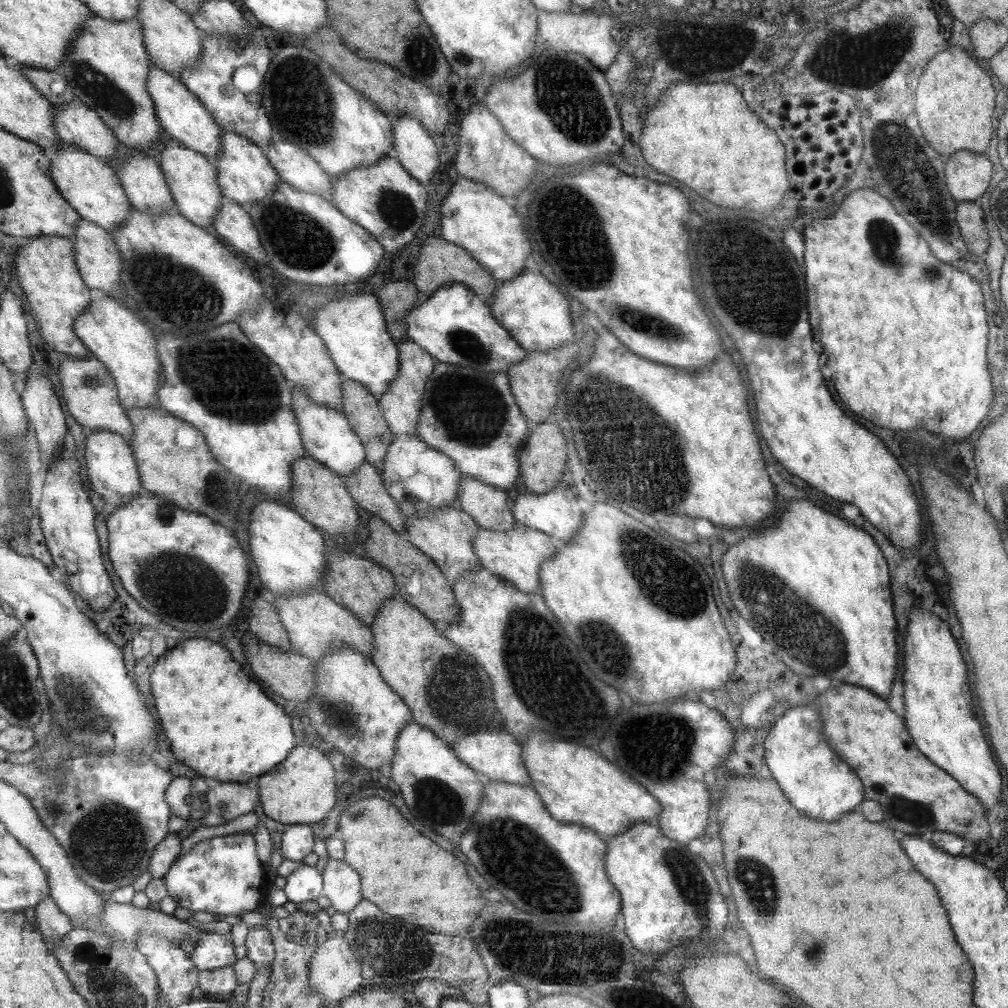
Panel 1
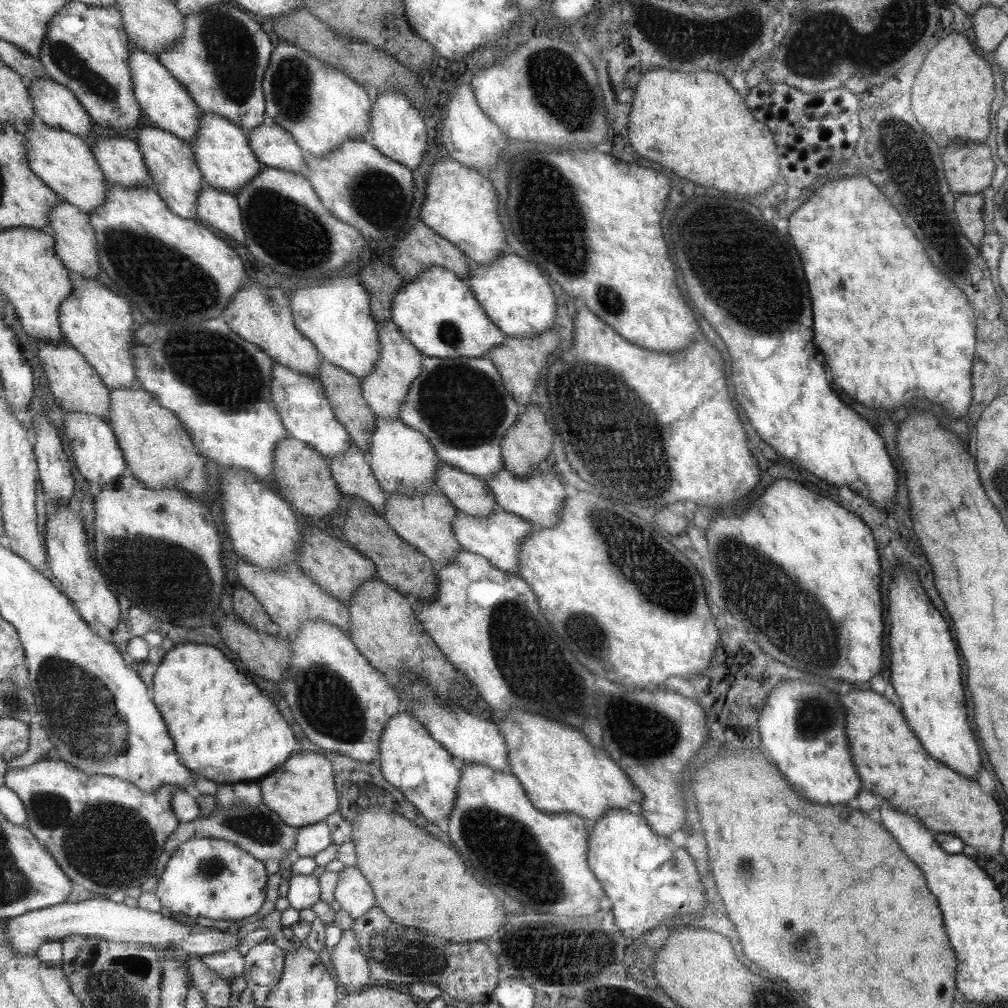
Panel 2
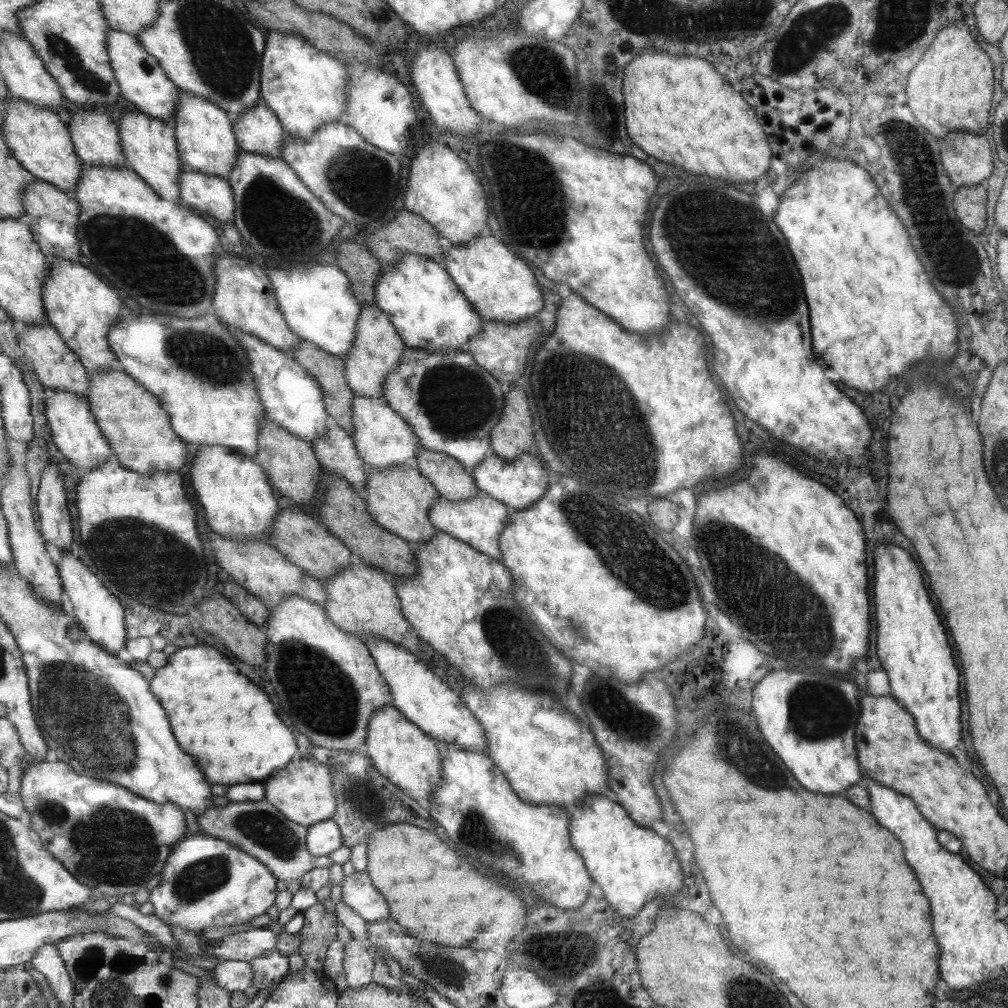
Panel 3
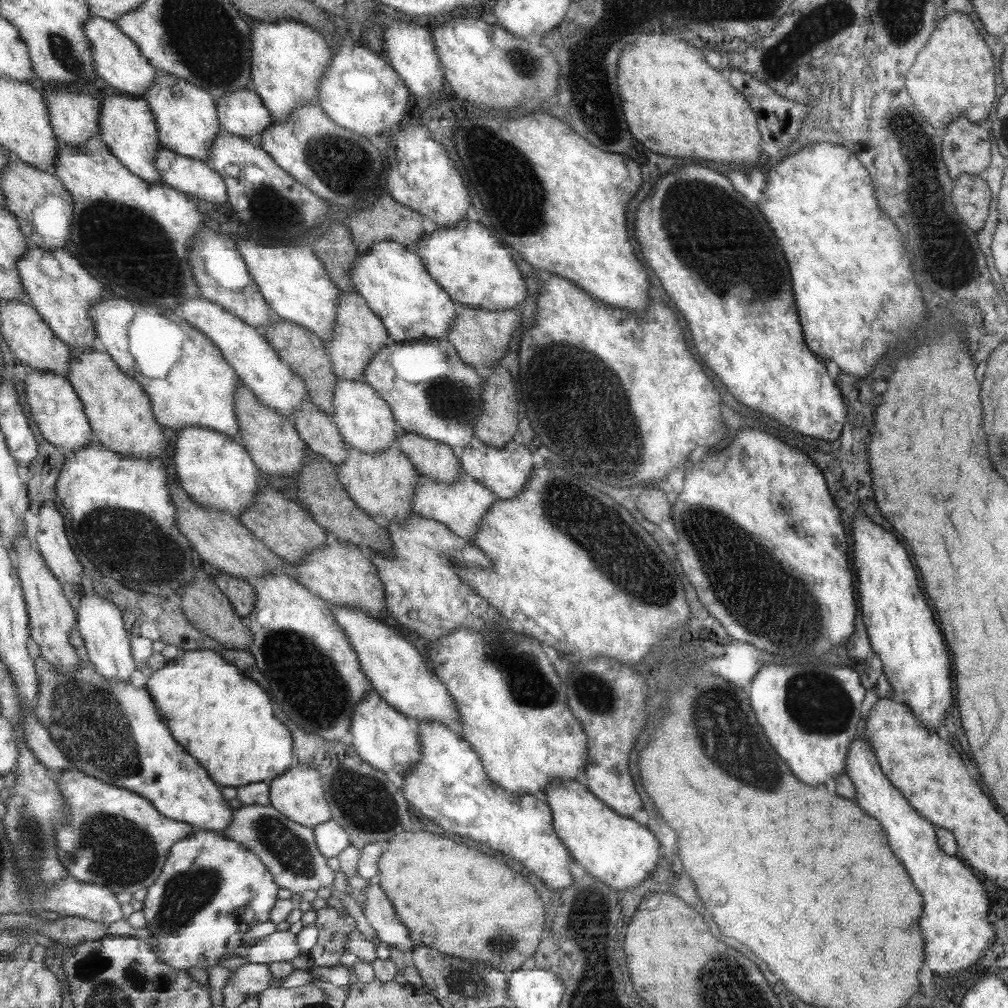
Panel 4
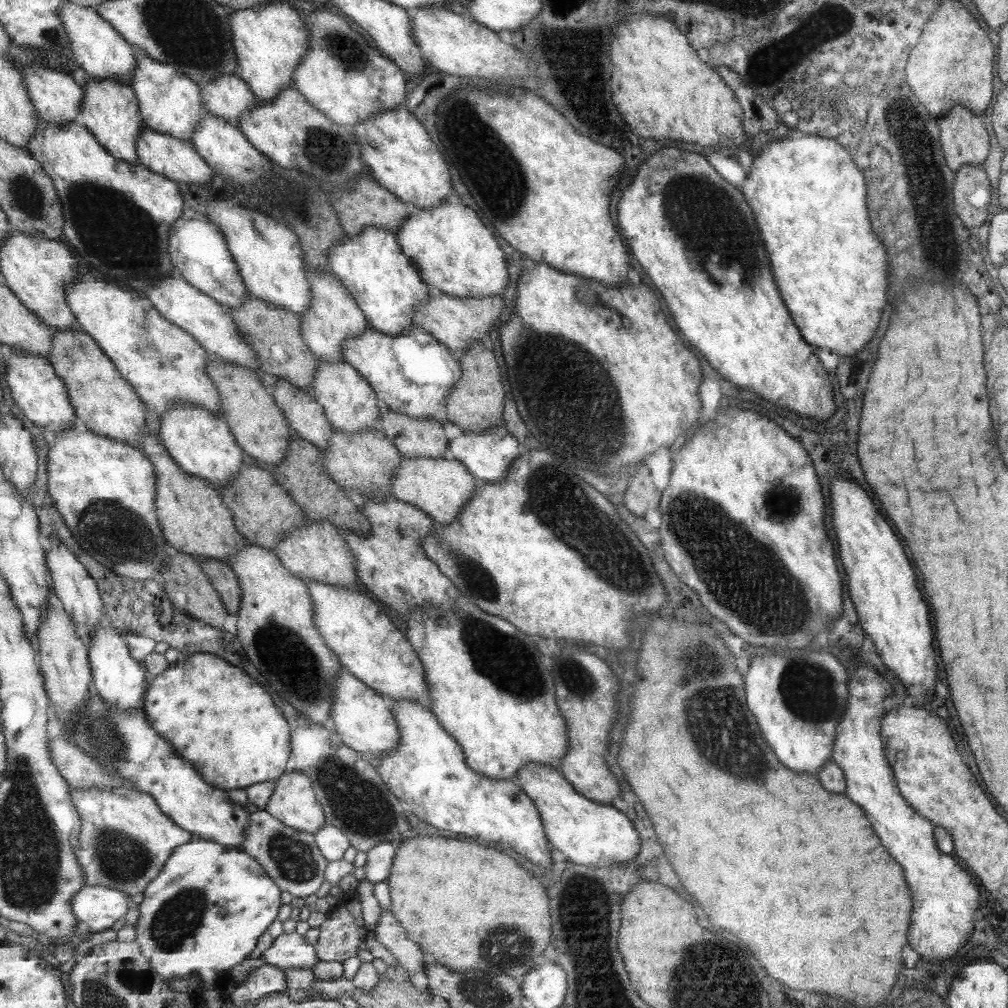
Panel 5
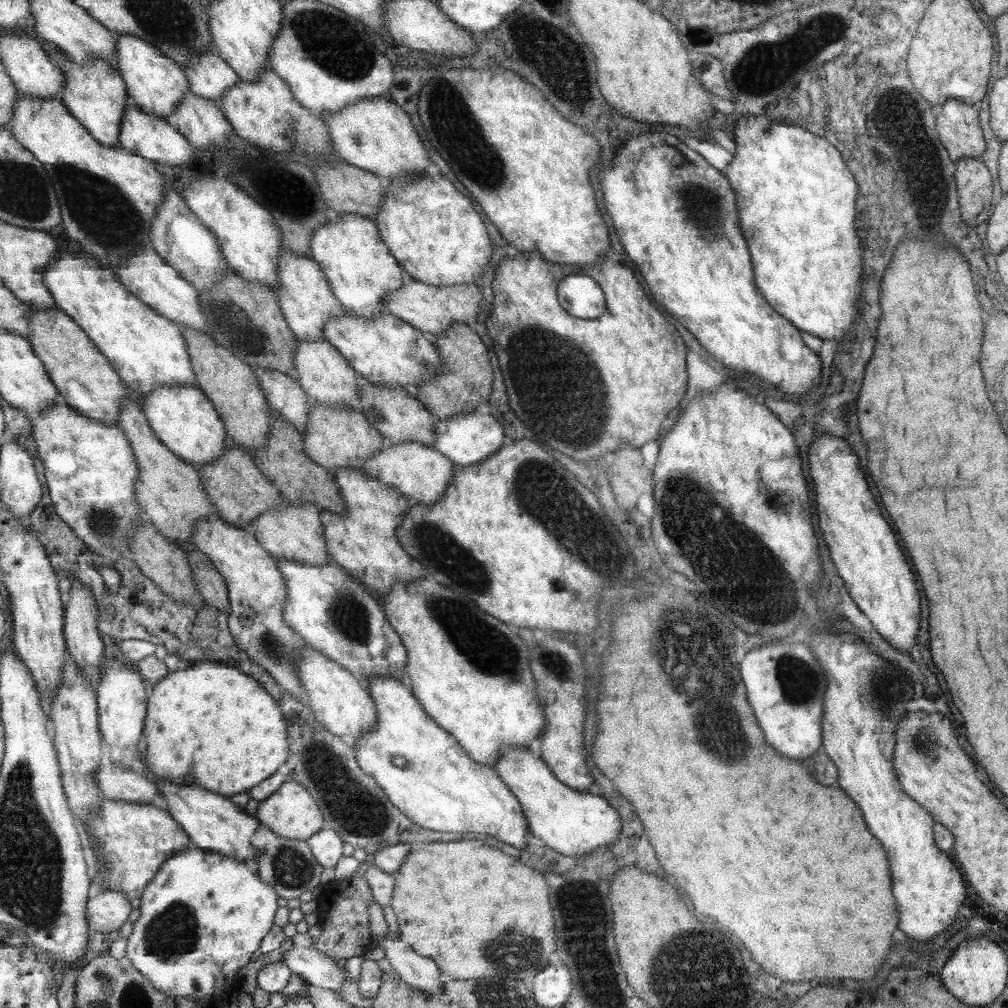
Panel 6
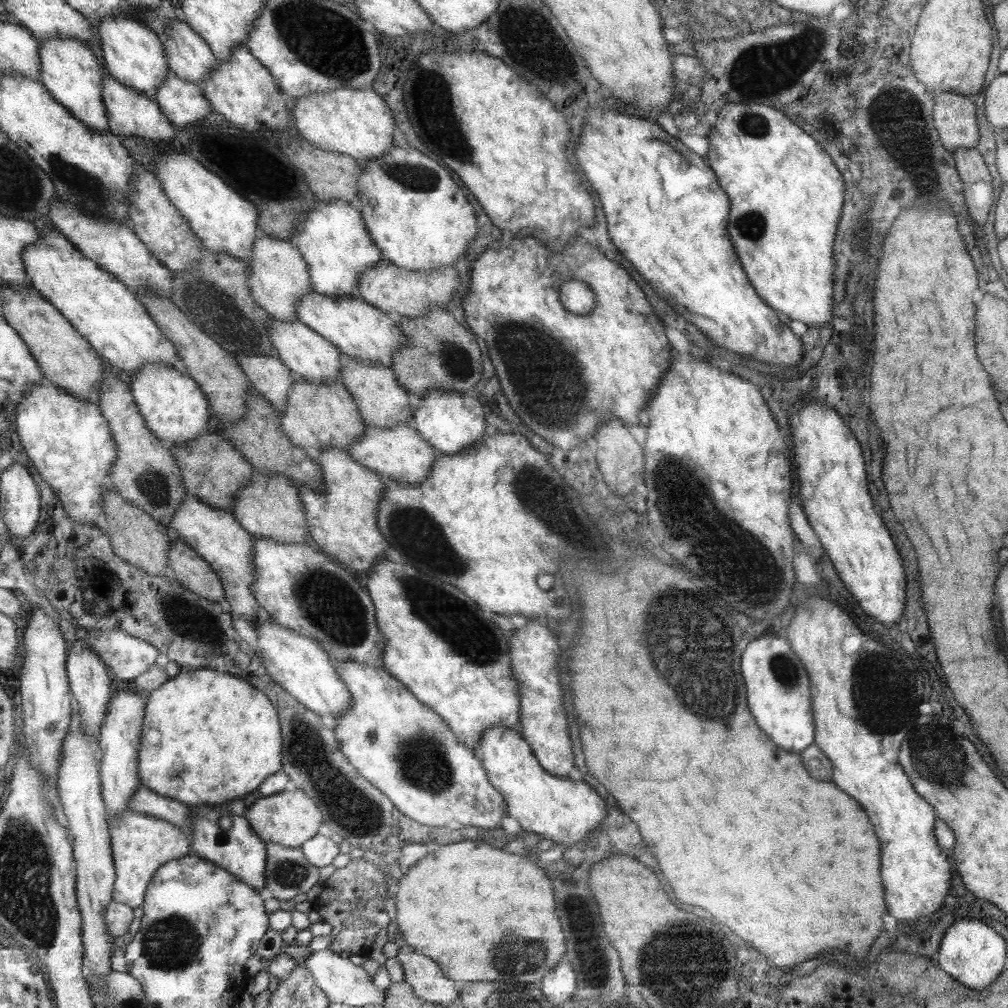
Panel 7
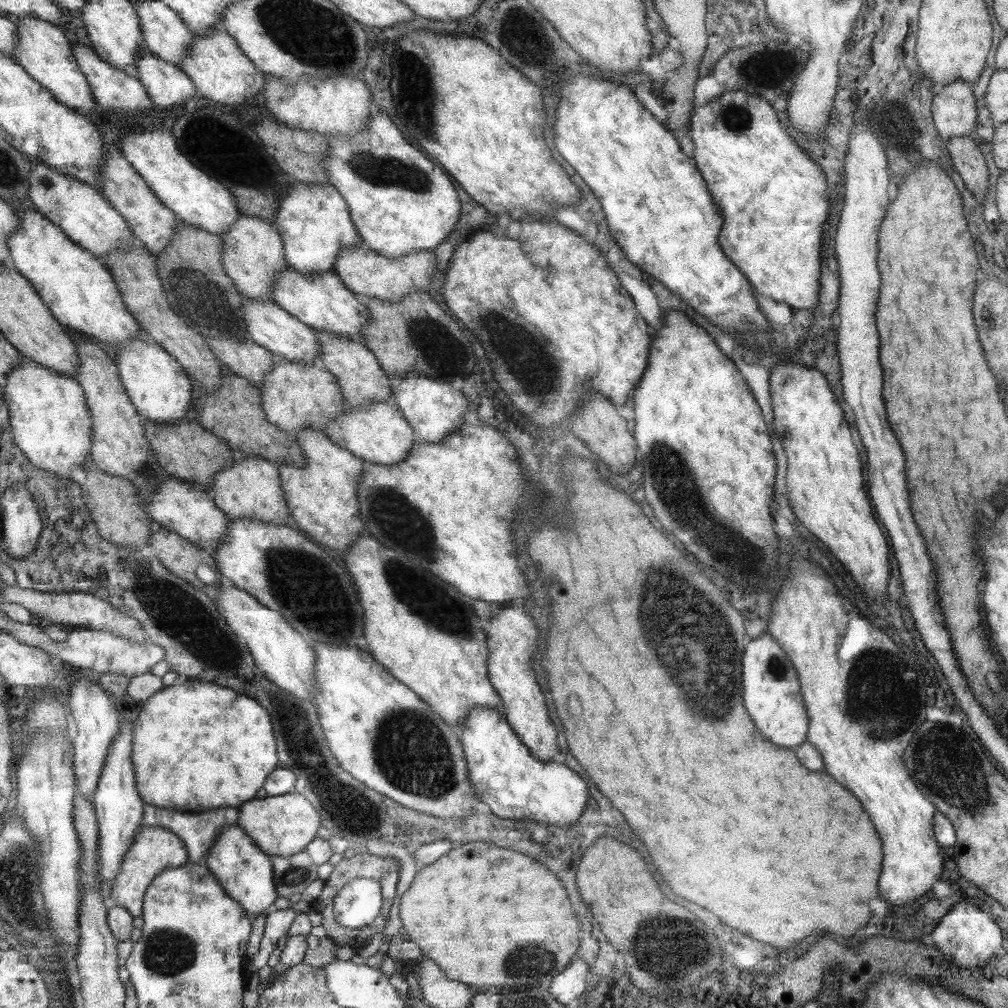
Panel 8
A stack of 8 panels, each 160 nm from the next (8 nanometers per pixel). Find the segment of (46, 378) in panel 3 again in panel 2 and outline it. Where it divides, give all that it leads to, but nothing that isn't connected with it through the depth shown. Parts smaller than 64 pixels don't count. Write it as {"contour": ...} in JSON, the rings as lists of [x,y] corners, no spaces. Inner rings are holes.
{"contour":[[[67,340],[61,344],[48,341],[40,343],[41,366],[47,374],[47,383],[54,397],[61,400],[60,405],[65,413],[95,414],[107,420],[111,412],[111,389],[99,372],[89,364],[87,357],[79,352]]]}

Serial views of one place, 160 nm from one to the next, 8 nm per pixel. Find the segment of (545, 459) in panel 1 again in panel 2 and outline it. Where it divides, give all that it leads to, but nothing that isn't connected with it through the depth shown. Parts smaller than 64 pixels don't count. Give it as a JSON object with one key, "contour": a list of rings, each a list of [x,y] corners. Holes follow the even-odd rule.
{"contour":[[[525,406],[517,423],[502,443],[505,469],[525,478],[547,458],[553,444],[553,430],[537,406]]]}

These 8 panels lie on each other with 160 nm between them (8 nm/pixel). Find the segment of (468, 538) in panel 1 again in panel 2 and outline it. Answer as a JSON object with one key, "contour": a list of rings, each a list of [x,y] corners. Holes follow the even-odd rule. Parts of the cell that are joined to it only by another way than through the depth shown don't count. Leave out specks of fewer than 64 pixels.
{"contour":[[[437,489],[427,492],[425,495],[395,494],[387,496],[387,507],[383,516],[389,521],[397,534],[411,543],[414,547],[425,553],[435,564],[439,571],[452,563],[462,551],[462,544],[457,538],[454,529],[454,520],[460,514],[459,509],[452,504]]]}

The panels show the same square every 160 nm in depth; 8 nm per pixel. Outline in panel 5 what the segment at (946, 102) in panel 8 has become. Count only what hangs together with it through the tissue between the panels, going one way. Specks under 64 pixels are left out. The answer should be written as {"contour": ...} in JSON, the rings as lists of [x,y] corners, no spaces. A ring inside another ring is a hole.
{"contour":[[[956,104],[937,121],[947,166],[953,172],[965,164],[981,166],[989,154],[990,136],[987,136],[979,118],[975,118],[967,108]]]}

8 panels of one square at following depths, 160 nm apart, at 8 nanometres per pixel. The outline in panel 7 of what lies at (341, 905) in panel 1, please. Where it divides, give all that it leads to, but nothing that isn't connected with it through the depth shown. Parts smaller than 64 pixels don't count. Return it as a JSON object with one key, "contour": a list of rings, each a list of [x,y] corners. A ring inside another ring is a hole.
{"contour":[[[404,943],[399,947],[397,958],[403,965],[405,981],[413,986],[417,997],[446,1007],[460,998],[460,984],[447,978],[431,957],[415,952],[411,945]]]}

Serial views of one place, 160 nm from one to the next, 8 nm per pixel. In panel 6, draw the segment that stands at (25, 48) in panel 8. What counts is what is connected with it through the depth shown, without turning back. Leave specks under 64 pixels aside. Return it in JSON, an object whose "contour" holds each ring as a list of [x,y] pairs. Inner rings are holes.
{"contour":[[[66,58],[62,65],[66,74],[63,103],[69,112],[72,112],[101,144],[120,146],[122,123],[131,97],[124,76],[108,61],[101,59],[79,64]]]}

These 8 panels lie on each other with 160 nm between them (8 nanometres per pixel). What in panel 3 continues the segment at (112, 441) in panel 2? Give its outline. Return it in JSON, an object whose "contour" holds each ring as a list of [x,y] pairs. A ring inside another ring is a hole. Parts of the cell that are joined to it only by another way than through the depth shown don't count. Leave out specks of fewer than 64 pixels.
{"contour":[[[55,391],[53,396],[45,403],[51,436],[67,460],[80,472],[91,472],[109,462],[112,447],[109,440],[103,436],[97,417],[92,413],[88,397],[67,391]]]}

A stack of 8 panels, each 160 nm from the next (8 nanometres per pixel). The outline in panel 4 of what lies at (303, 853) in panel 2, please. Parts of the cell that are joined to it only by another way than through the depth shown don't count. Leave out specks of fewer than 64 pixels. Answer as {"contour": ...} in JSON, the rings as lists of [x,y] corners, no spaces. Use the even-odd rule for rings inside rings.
{"contour":[[[335,820],[317,825],[313,828],[319,851],[327,858],[341,855],[351,845],[349,833]]]}

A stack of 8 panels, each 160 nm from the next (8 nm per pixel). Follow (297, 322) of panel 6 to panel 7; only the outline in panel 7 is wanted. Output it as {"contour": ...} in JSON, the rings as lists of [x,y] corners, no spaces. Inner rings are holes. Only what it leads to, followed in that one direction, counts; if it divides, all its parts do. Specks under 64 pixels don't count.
{"contour":[[[261,232],[254,246],[254,258],[249,262],[249,266],[252,268],[252,293],[260,305],[276,320],[299,321],[300,300],[306,294],[314,292],[316,286],[313,284],[309,263],[294,242],[272,238]]]}

